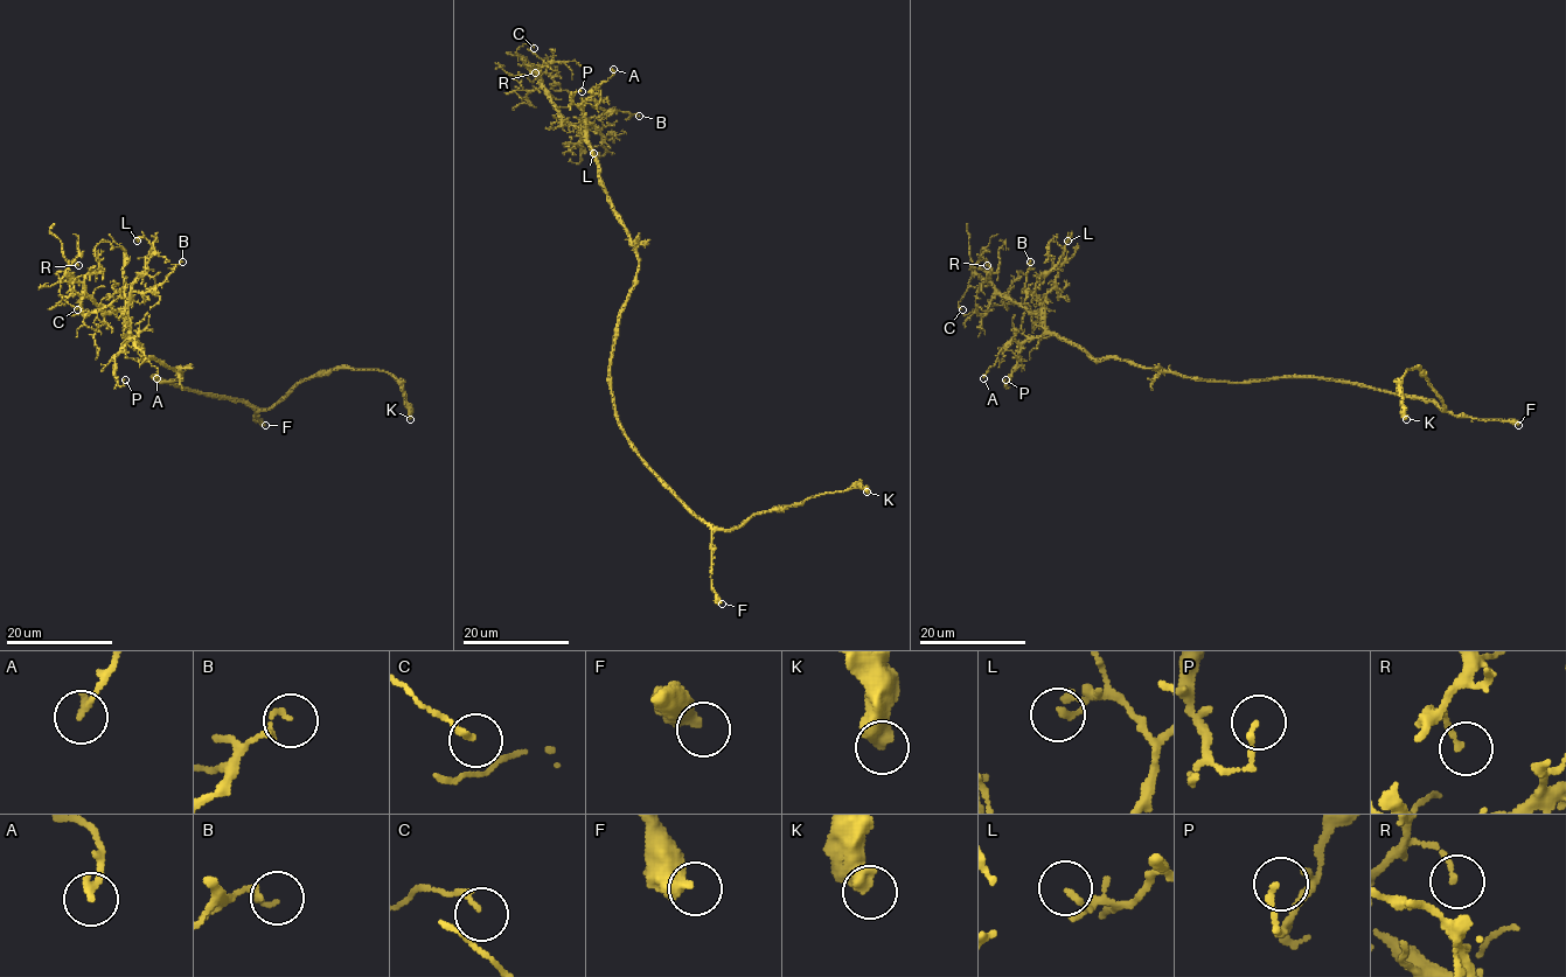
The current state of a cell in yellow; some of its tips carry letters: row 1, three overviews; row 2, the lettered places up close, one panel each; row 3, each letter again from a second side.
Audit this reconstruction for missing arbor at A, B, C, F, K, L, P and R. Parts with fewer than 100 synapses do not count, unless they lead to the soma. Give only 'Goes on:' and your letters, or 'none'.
Goes on: none

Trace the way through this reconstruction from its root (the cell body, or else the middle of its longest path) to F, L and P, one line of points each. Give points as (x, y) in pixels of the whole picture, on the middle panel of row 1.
F: (613, 350), (611, 395), (618, 426), (637, 455), (710, 528), (711, 586), (722, 604)
L: (613, 350), (617, 316), (638, 258), (599, 180), (587, 121), (607, 149), (593, 153)
P: (613, 350), (617, 316), (638, 258), (599, 180), (585, 113), (572, 102), (582, 91)

